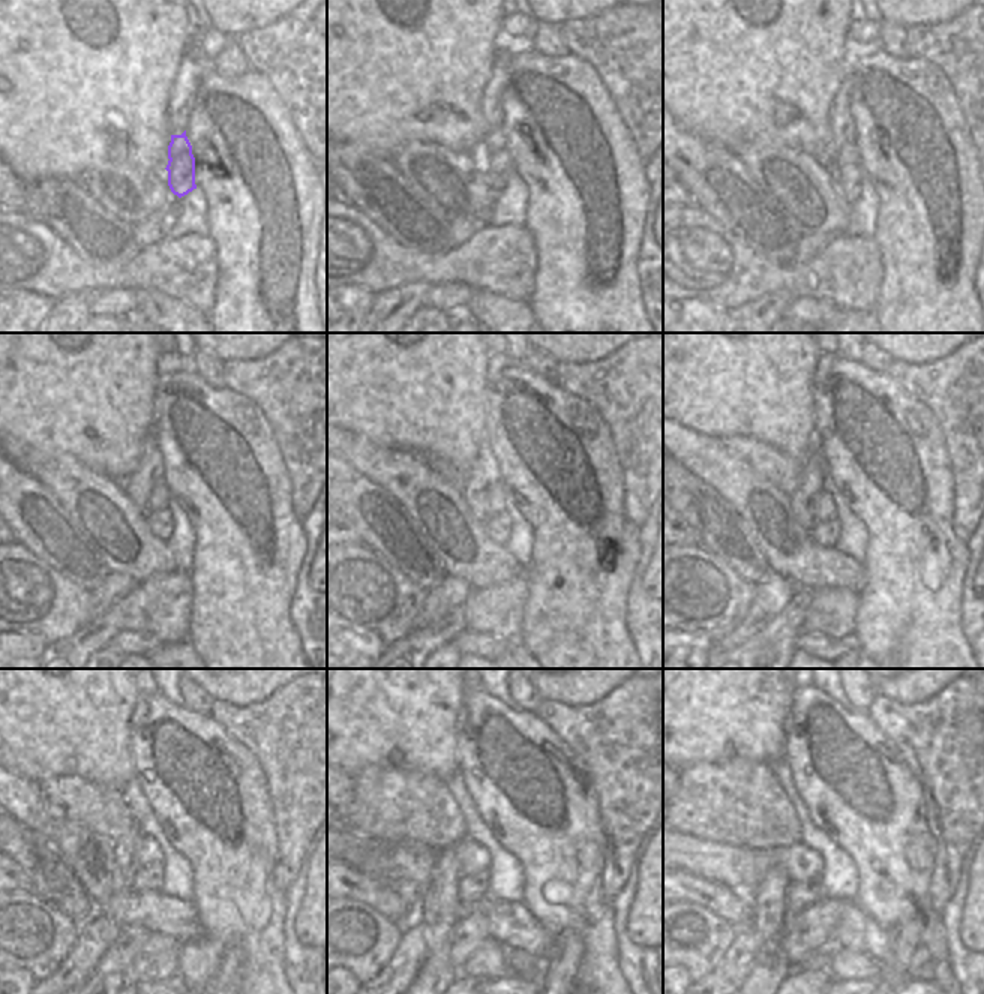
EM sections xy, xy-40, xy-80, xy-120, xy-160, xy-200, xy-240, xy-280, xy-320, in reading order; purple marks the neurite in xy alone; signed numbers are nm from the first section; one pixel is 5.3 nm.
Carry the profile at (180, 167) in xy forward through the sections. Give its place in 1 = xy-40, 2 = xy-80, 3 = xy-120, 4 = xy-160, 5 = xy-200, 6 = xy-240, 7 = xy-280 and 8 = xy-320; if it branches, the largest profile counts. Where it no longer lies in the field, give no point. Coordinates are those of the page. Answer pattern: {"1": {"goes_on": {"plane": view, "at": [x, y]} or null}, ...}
{"1": {"goes_on": {"plane": "xy-40", "at": [497, 162]}}, "2": {"goes_on": {"plane": "xy-80", "at": [833, 167]}}, "3": {"goes_on": {"plane": "xy-120", "at": [161, 522]}}, "4": {"goes_on": {"plane": "xy-160", "at": [497, 526]}}, "5": {"goes_on": {"plane": "xy-200", "at": [825, 534]}}, "6": {"goes_on": {"plane": "xy-240", "at": [149, 877]}}, "7": {"goes_on": {"plane": "xy-280", "at": [471, 888]}}, "8": {"goes_on": {"plane": "xy-320", "at": [800, 895]}}}

